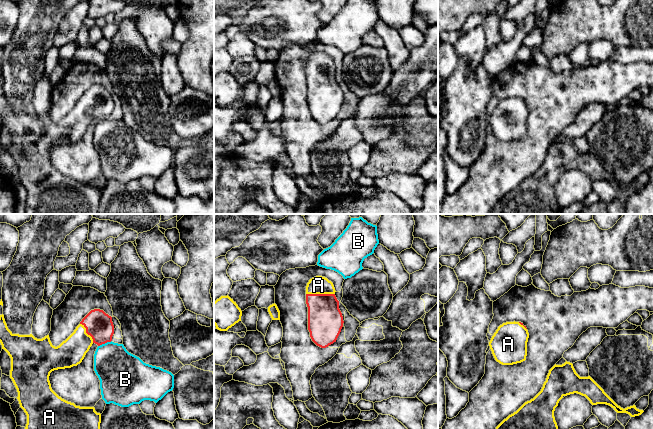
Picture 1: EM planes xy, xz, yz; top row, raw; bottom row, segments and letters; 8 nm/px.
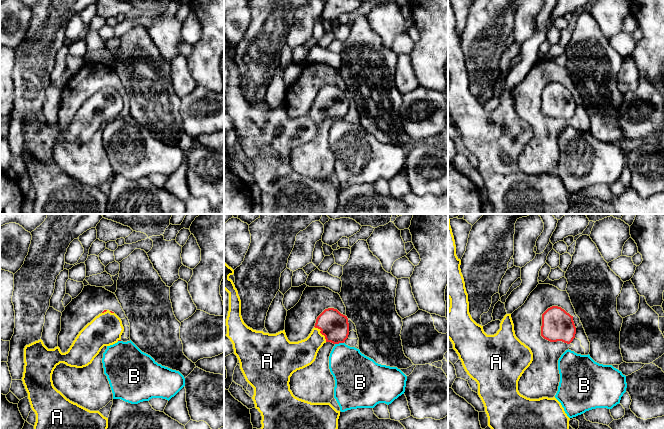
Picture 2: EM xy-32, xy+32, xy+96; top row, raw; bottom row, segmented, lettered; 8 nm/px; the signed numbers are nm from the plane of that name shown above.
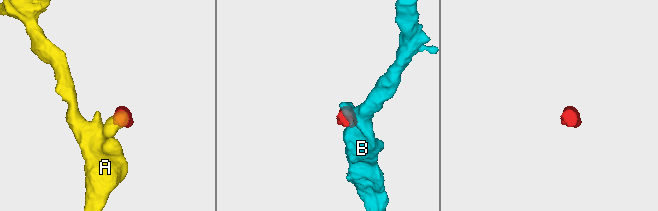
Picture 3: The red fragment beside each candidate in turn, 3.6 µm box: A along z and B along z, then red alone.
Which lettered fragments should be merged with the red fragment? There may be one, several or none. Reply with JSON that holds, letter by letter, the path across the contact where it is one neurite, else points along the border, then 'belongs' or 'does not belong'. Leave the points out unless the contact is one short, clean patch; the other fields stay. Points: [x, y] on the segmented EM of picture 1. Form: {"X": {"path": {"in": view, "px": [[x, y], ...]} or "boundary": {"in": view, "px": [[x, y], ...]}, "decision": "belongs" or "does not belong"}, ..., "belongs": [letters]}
{"A": {"path": {"in": "xz", "px": [[325, 321], [320, 294], [318, 285]]}, "decision": "belongs"}, "B": {"boundary": {"in": "xy", "px": [[111, 340], [98, 346]]}, "decision": "does not belong"}, "belongs": ["A"]}

